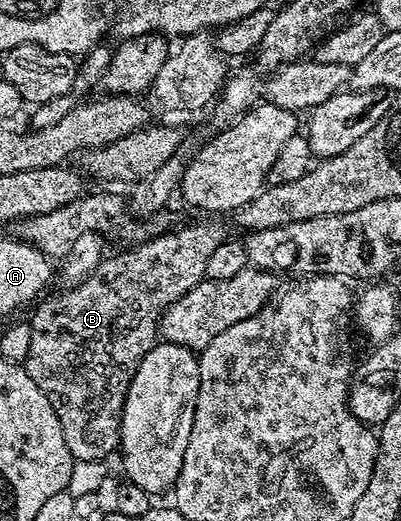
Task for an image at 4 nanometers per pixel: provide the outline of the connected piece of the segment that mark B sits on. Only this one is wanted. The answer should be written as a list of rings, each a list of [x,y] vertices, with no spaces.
[[[205,221],[209,222],[178,225],[170,233],[130,245],[114,258],[102,257],[86,278],[65,288],[69,290],[42,297],[36,303],[37,311],[28,319],[31,348],[23,365],[31,380],[51,400],[51,408],[55,408],[55,416],[63,424],[63,440],[67,440],[67,448],[78,463],[97,462],[120,447],[121,413],[129,385],[125,382],[125,370],[117,370],[117,364],[133,362],[133,356],[141,354],[141,346],[153,346],[149,340],[159,340],[158,326],[168,306],[206,279],[207,260],[219,244],[226,242],[227,234],[221,223],[224,221]]]

